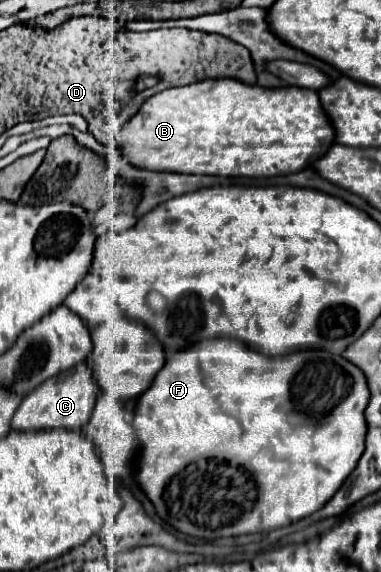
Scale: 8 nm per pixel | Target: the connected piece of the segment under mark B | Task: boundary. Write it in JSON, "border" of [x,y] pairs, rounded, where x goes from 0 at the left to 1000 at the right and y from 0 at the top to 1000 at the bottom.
{"border":[[[580,140],[580,143],[512,143],[507,150],[475,150],[475,154],[444,154],[428,157],[407,168],[396,168],[391,175],[375,178],[375,185],[365,189],[365,196],[333,210],[312,231],[312,252],[323,259],[323,269],[333,273],[339,287],[349,290],[370,290],[375,297],[396,297],[396,301],[459,301],[459,304],[549,304],[549,308],[591,308],[591,311],[711,311],[727,304],[769,304],[785,301],[806,290],[816,290],[832,276],[843,276],[843,269],[853,269],[853,262],[864,262],[864,255],[879,245],[879,227],[864,217],[864,206],[853,203],[853,196],[843,192],[843,178],[837,178],[837,164],[827,157],[806,157],[806,154],[727,154],[727,157],[706,157],[706,154],[685,154],[685,150],[633,150],[633,143],[601,143],[601,140]]]}

